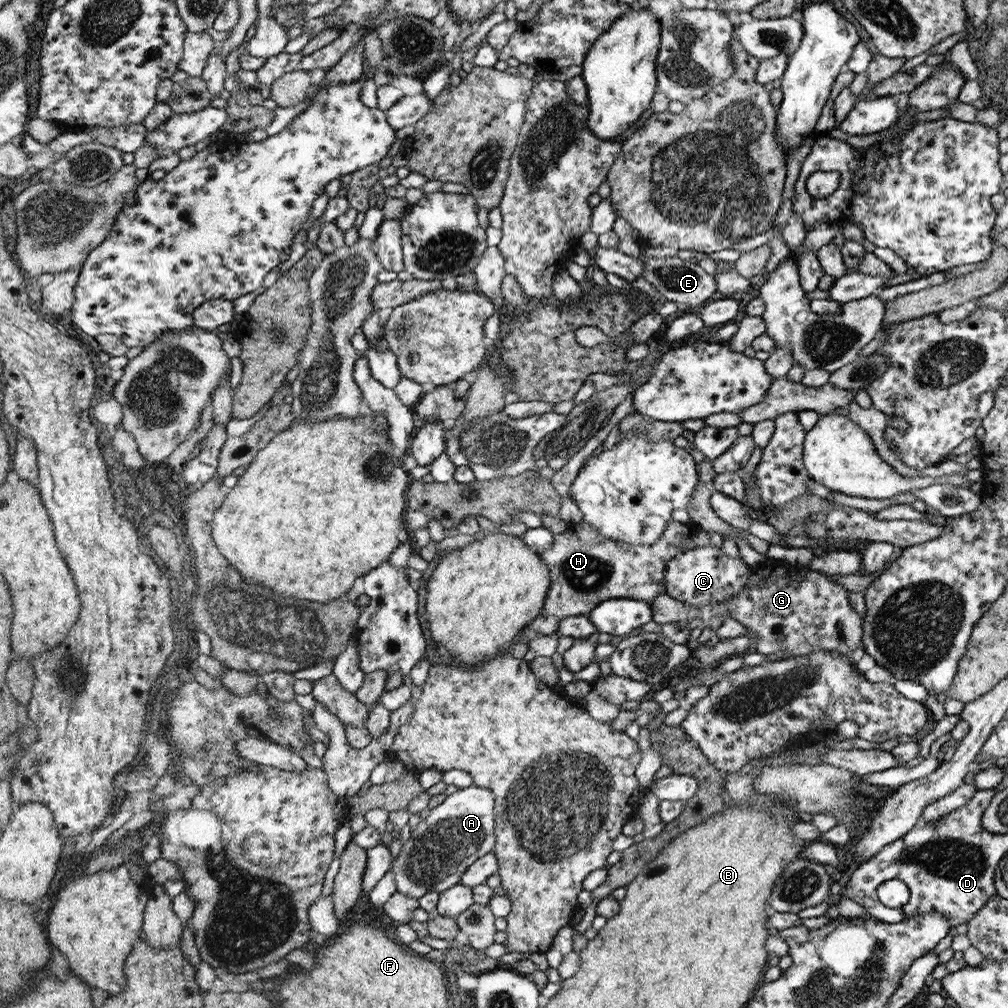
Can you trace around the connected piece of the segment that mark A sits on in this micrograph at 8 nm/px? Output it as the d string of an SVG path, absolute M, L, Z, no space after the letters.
M474 784L470 785L468 788L458 789L452 795L447 796L447 798L440 805L436 806L430 811L430 814L426 816L426 819L420 821L418 826L414 828L411 832L410 840L406 841L404 847L400 851L398 858L392 867L392 874L396 883L396 888L398 892L402 894L407 894L412 898L419 899L421 896L427 894L428 891L436 891L441 893L447 891L449 888L455 886L455 884L460 883L462 876L468 872L472 863L476 863L484 855L489 852L493 852L495 848L495 794L488 788L482 788Z

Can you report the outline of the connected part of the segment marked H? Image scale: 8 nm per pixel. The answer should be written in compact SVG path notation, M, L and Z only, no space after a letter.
M672 519L667 524L662 538L654 544L630 544L623 543L600 534L591 524L579 522L575 527L566 529L563 533L553 536L553 544L549 549L544 549L539 553L546 561L547 567L551 573L551 588L547 592L546 602L542 608L542 614L538 615L529 628L546 636L558 638L557 628L562 620L571 616L587 615L594 610L600 603L610 599L628 598L632 600L641 600L650 602L656 595L663 595L666 592L666 566L676 555L683 554L687 550L696 547L722 547L722 534L718 532L704 532L694 530L686 523L676 522Z

